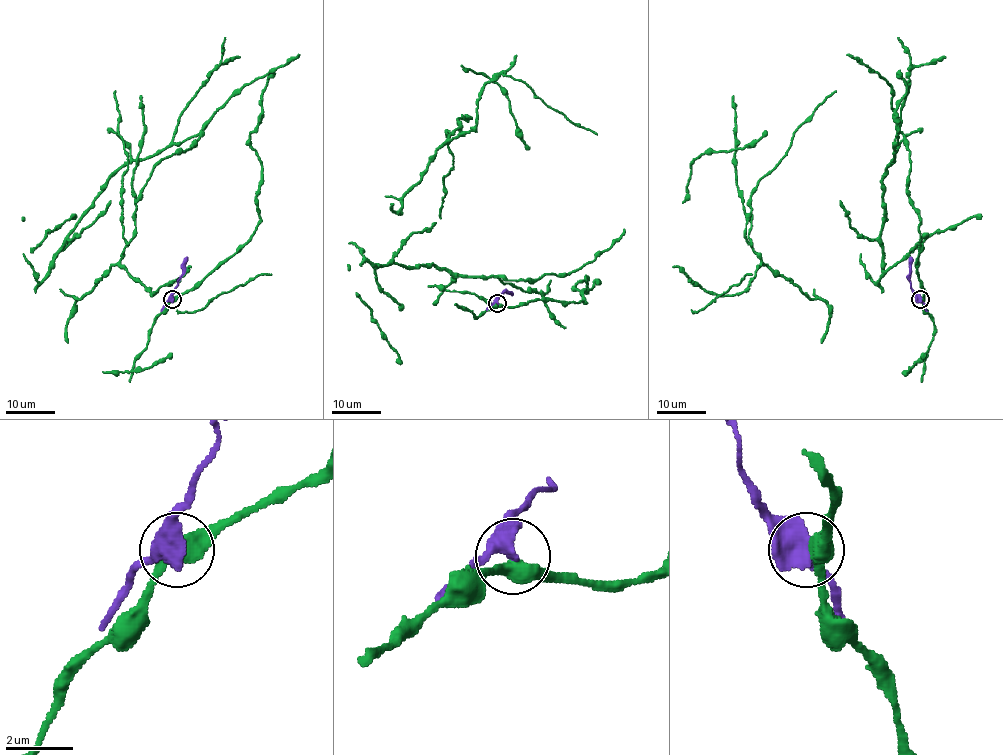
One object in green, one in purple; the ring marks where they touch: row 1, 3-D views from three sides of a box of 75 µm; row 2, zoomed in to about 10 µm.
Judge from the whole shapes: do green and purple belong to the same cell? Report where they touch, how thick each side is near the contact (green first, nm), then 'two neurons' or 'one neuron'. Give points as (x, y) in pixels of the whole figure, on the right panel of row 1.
(920, 299) | 480/480 nm | two neurons

